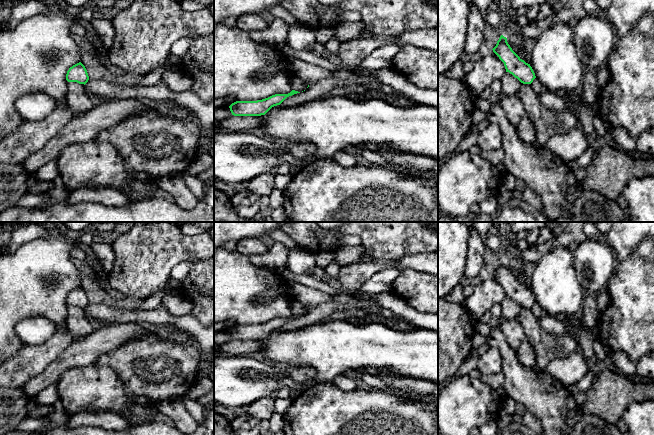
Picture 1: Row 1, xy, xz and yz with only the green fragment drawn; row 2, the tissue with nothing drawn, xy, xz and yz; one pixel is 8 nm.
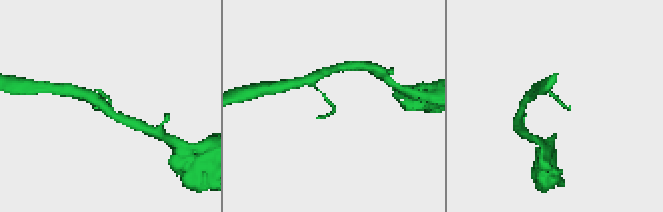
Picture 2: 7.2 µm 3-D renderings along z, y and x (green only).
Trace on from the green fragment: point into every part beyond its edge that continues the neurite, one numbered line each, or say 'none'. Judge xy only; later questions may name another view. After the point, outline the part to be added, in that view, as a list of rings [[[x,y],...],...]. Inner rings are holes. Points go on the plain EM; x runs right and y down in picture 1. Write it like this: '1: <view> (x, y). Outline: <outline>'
none

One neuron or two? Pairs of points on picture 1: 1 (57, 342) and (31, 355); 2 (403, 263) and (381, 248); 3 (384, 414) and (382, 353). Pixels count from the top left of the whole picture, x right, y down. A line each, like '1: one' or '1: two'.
1: one
2: two
3: two

